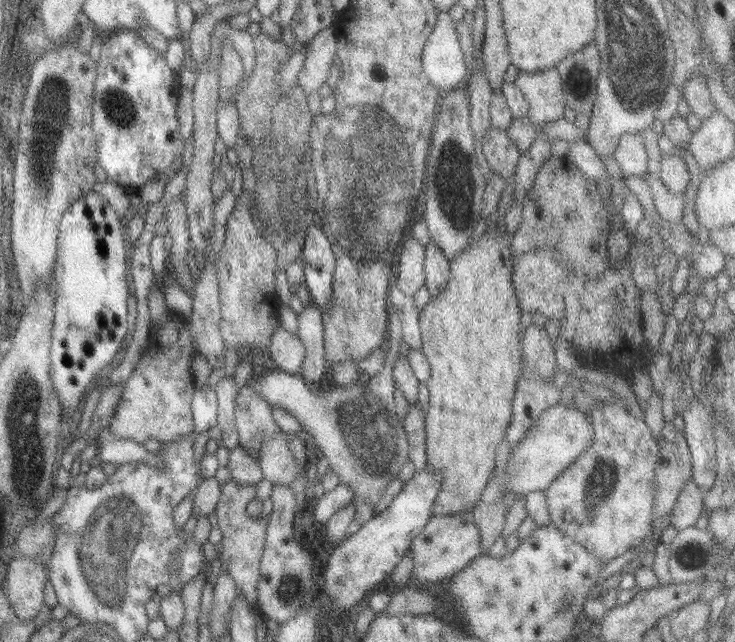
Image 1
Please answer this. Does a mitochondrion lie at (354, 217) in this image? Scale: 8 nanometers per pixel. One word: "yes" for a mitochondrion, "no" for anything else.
yes

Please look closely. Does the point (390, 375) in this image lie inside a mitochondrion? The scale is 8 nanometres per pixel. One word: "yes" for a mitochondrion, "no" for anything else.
no

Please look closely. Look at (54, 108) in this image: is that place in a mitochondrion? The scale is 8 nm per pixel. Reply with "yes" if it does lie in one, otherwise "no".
yes

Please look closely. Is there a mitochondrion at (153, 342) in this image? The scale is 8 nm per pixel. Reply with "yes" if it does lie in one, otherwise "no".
no

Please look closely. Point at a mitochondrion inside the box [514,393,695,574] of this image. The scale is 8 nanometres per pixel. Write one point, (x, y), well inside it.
(602, 480)

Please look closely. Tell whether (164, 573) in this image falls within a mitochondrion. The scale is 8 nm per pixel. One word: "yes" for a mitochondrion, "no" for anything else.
no

